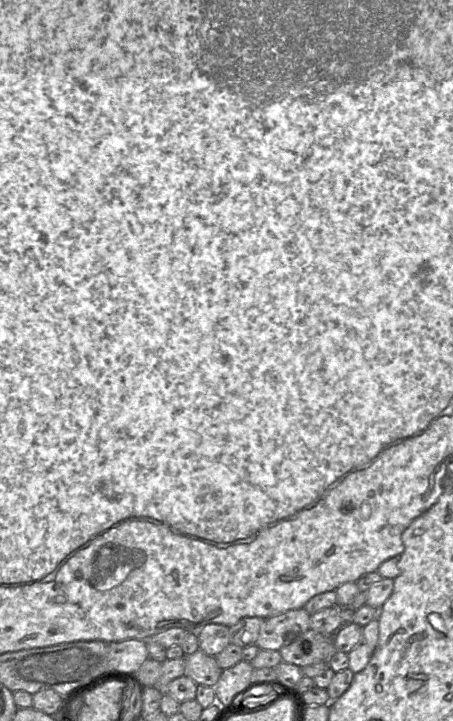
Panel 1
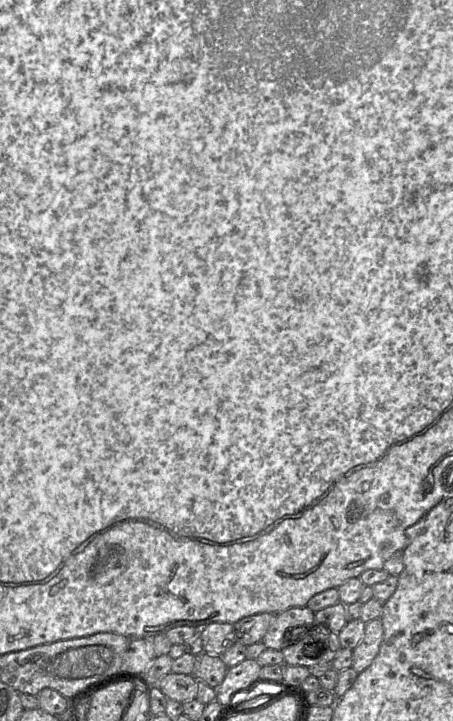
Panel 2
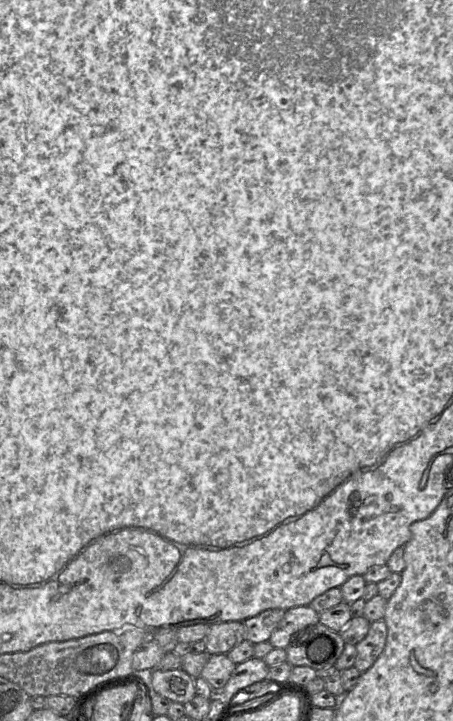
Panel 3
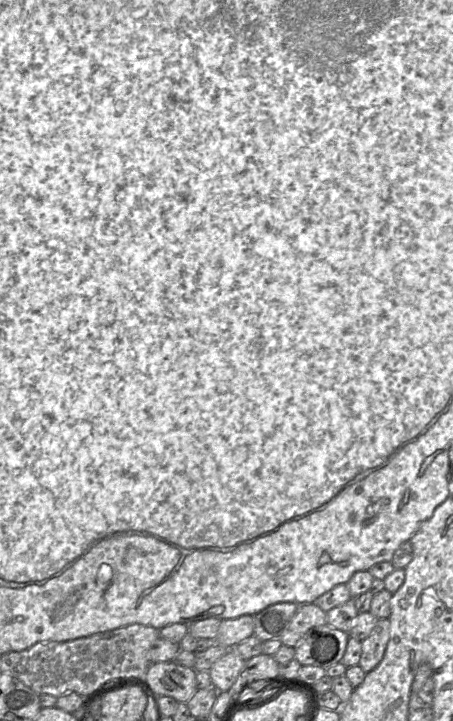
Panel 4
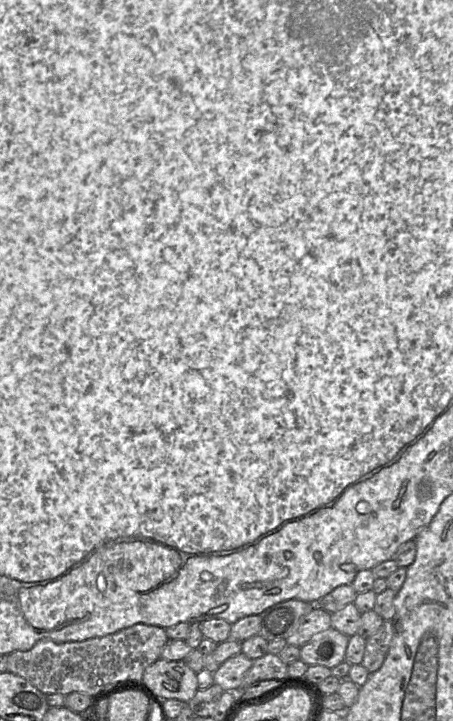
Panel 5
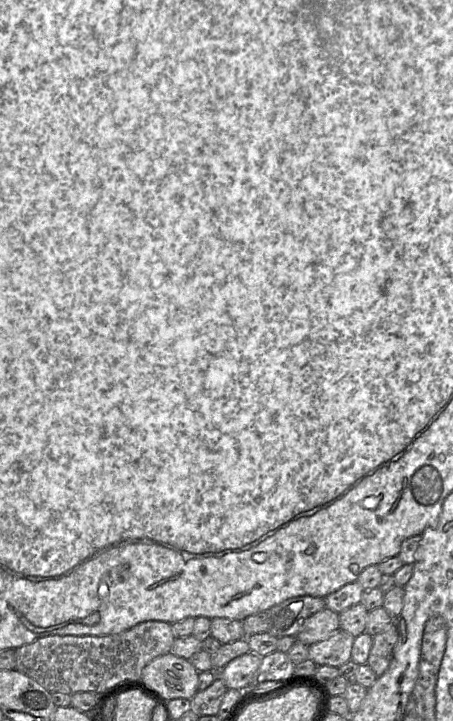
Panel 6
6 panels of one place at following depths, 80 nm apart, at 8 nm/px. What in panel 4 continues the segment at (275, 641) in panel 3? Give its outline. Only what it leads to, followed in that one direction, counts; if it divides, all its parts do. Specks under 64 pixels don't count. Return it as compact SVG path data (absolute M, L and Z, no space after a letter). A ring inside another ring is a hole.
M316 604L298 605L297 611L280 641L285 646L295 647L310 629L324 624L327 624L327 612Z

